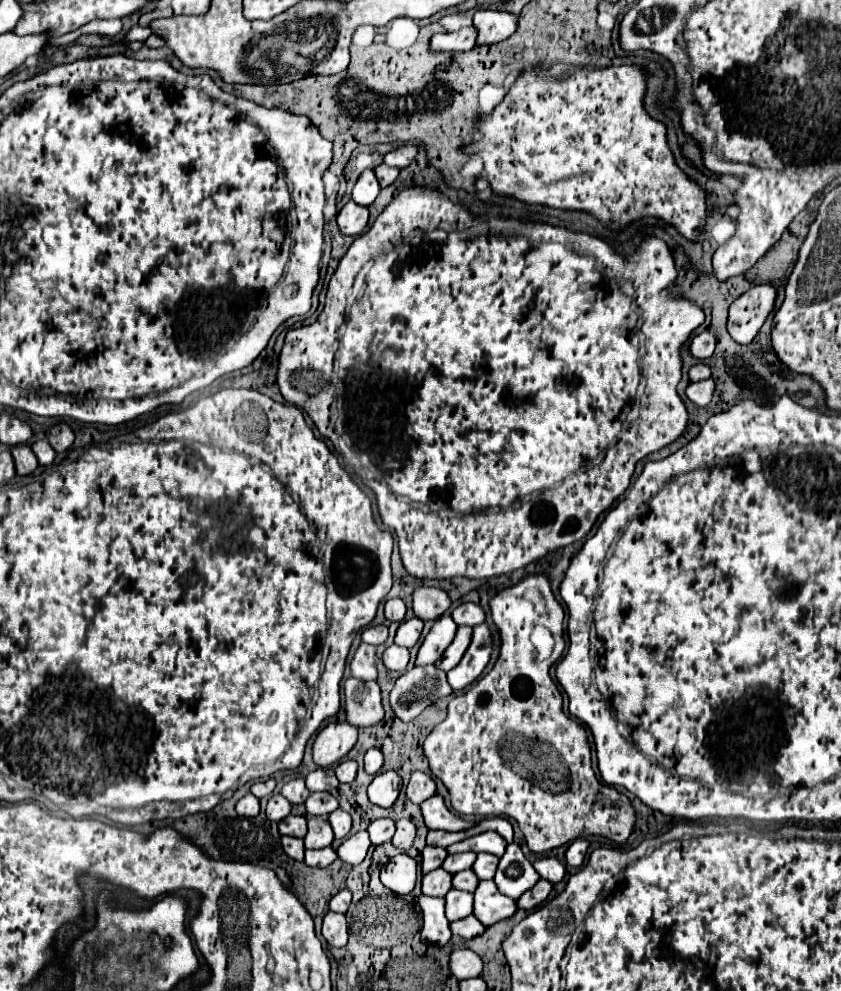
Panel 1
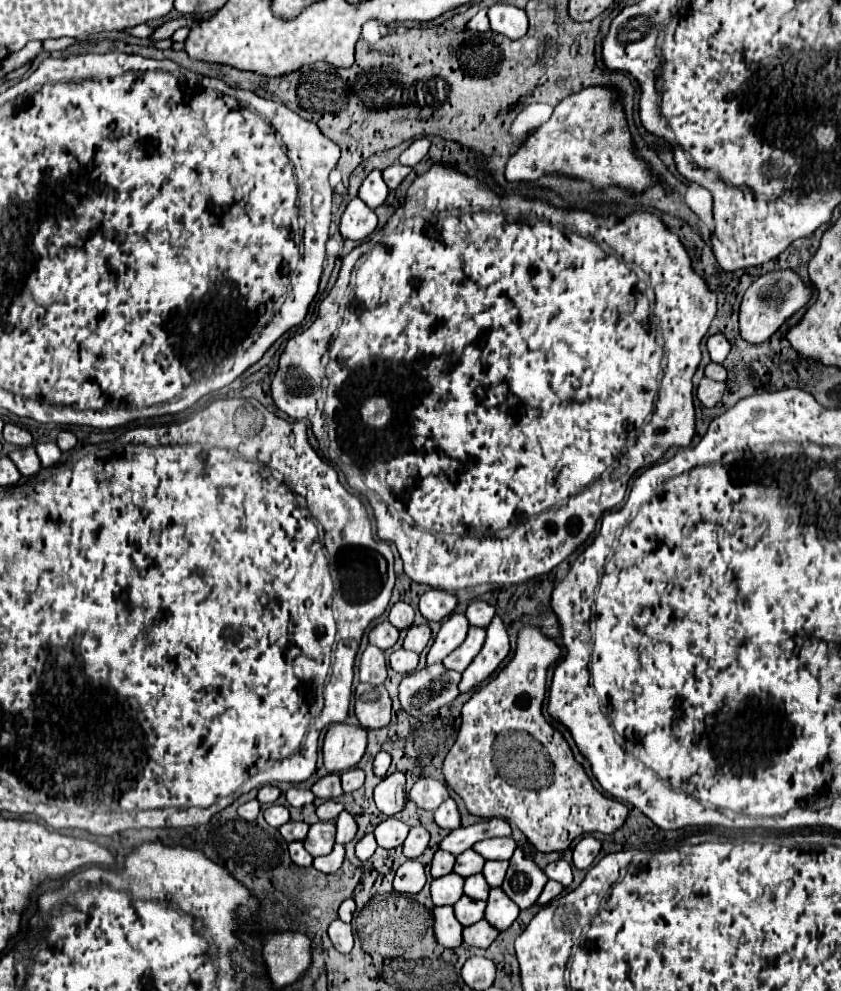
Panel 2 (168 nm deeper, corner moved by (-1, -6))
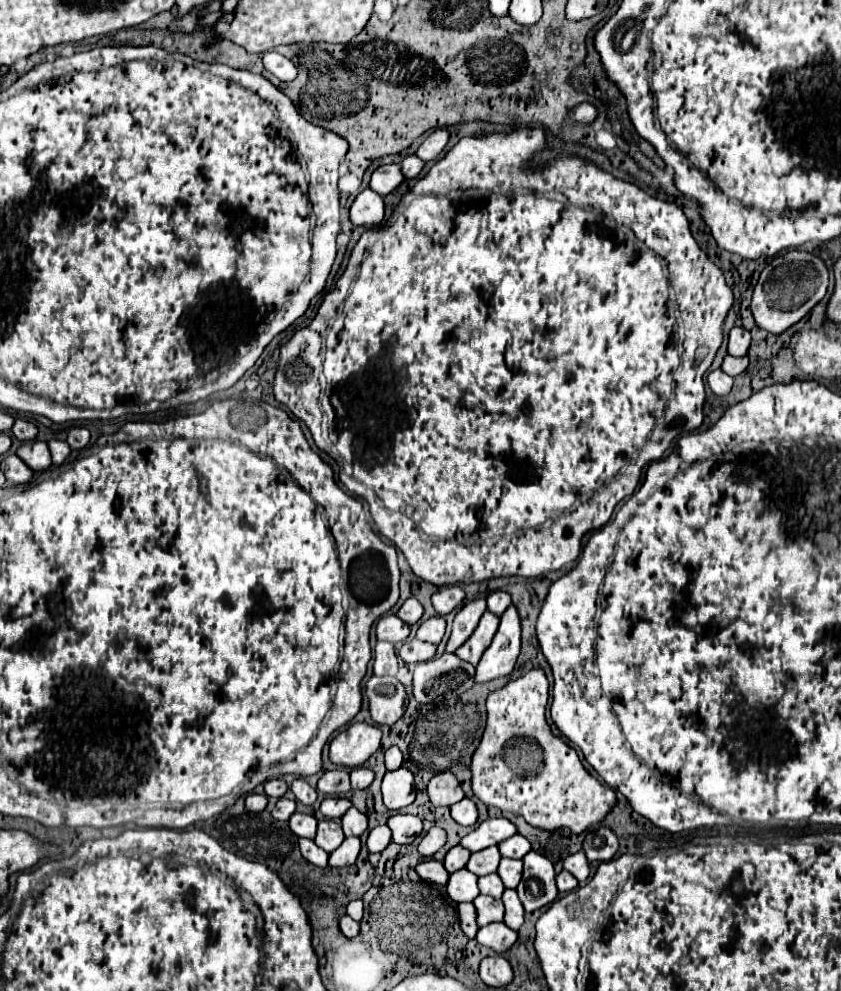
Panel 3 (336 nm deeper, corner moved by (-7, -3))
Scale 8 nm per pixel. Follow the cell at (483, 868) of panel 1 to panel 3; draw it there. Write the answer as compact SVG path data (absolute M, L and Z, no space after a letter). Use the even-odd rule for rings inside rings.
M501 858L499 864L499 878L503 880L505 888L515 888L519 884L521 878L521 870L523 870L523 862L521 860L509 860L509 858Z

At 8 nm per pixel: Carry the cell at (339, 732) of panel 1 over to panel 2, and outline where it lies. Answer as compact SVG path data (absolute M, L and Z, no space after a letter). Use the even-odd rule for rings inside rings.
M337 723L329 727L323 741L323 759L329 773L355 767L367 749L367 729L359 725Z

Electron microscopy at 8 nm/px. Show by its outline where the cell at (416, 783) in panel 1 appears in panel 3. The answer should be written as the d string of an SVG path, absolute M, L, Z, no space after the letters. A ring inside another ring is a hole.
M451 772L435 774L427 786L427 794L433 806L451 806L465 796L461 784Z

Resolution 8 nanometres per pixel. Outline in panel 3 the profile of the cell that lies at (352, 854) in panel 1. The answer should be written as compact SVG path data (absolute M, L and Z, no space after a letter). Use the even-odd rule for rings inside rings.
M385 824L375 826L369 832L369 836L367 836L367 848L369 848L369 852L383 852L389 842L391 842L391 830Z

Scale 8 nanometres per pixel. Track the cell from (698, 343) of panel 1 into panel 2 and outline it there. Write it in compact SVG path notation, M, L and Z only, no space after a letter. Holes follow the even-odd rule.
M717 333L717 335L709 337L709 341L707 341L707 347L709 347L711 361L715 361L715 363L723 363L723 361L725 361L725 357L729 355L731 343L727 341L727 337L725 337L723 333Z

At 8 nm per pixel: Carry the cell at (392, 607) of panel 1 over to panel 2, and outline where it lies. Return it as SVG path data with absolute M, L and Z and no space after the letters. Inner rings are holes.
M395 603L389 611L389 623L397 629L409 629L413 625L413 607L409 603Z

